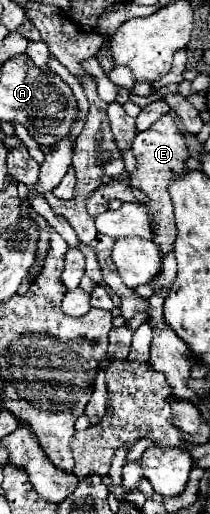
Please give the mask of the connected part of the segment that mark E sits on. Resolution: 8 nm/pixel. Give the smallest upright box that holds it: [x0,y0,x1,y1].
[129,113,187,255]

